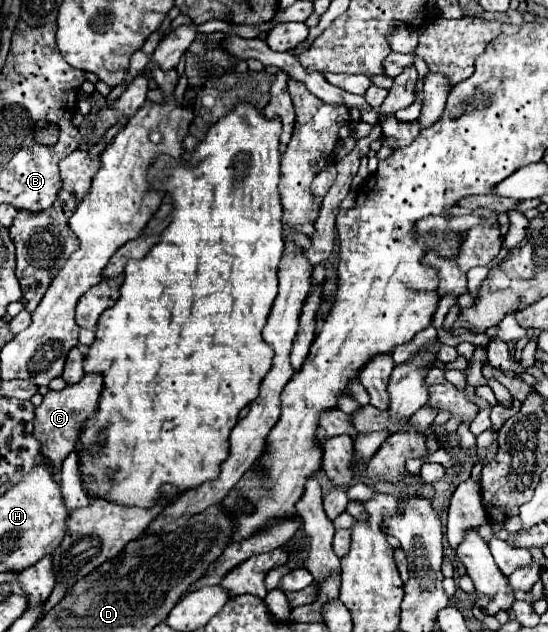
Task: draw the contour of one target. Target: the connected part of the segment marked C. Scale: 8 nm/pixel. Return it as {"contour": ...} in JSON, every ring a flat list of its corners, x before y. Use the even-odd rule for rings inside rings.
{"contour":[[86,373,78,383,70,383,62,391,48,391,44,395,44,401,36,407,36,437,42,443,42,455,56,459,56,473,60,471,66,455,74,451,80,435,80,425,96,411,102,387,104,383,100,373]]}

